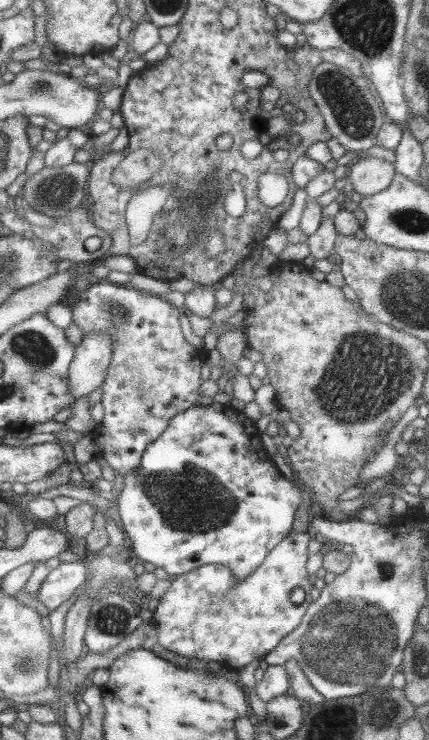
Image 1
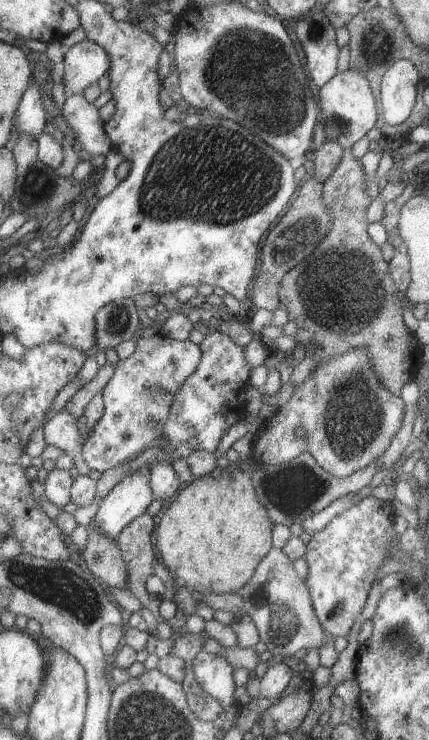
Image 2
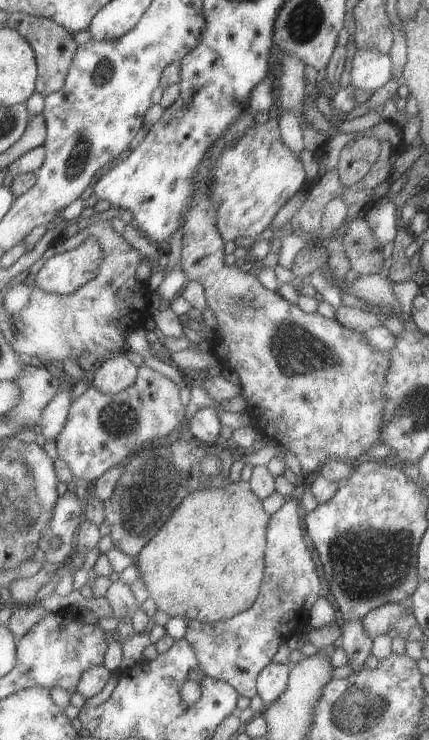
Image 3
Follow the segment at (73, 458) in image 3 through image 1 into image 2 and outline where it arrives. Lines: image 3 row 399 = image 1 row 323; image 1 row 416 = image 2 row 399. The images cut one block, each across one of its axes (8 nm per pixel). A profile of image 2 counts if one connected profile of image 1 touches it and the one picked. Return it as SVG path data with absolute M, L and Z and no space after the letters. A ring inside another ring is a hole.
M162 332L141 337L134 353L119 360L113 378L104 388L105 409L84 444L84 457L97 476L121 466L137 452L160 445L162 432L182 384L199 366L202 350L198 344L169 338Z

